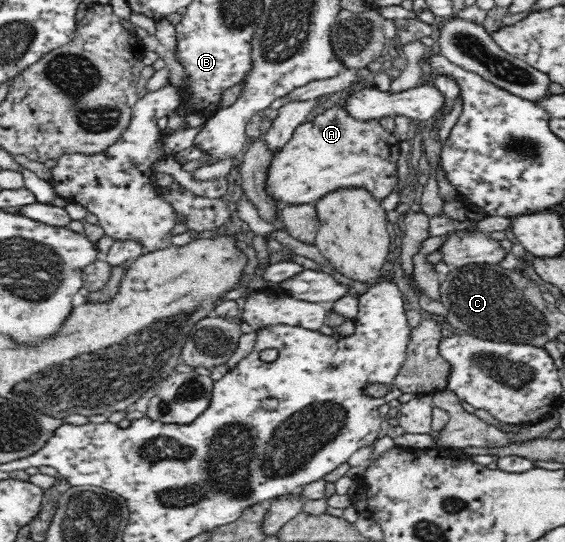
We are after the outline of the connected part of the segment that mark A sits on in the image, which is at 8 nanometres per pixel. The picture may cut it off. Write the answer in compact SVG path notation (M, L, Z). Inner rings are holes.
M334 106L317 115L312 121L299 125L292 137L273 153L270 165L266 168L264 190L276 204L284 207L314 205L326 193L342 187L364 187L375 199L382 201L396 189L400 179L397 169L398 143L392 133L386 132L378 121L360 123L348 117L341 106Z

